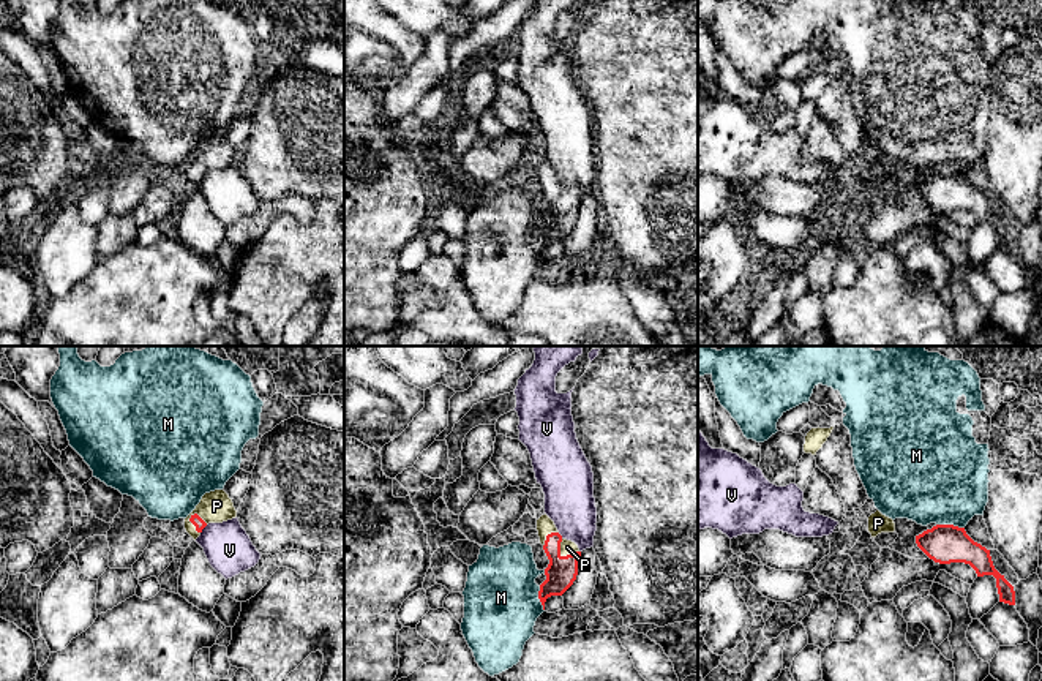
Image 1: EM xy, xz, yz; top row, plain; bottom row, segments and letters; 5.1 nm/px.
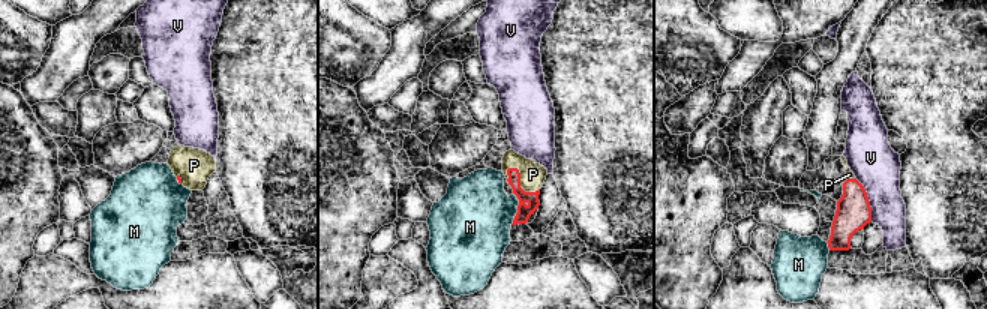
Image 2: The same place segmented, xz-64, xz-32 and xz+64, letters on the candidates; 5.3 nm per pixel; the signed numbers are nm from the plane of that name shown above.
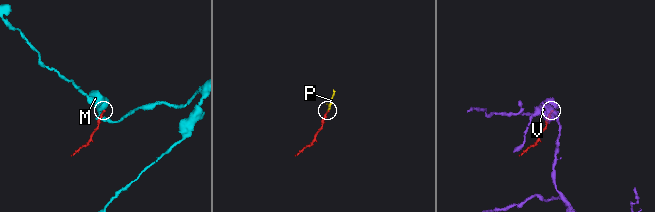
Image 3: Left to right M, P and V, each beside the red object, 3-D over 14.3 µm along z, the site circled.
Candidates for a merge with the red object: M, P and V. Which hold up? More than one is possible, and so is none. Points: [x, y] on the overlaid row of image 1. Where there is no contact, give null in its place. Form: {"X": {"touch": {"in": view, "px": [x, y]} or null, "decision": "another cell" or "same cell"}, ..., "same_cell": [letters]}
{"M": {"touch": {"in": "yz", "px": [951, 525]}, "decision": "another cell"}, "P": {"touch": {"in": "xy", "px": [191, 522]}, "decision": "same cell"}, "V": {"touch": {"in": "xy", "px": [202, 528]}, "decision": "another cell"}, "same_cell": ["P"]}

